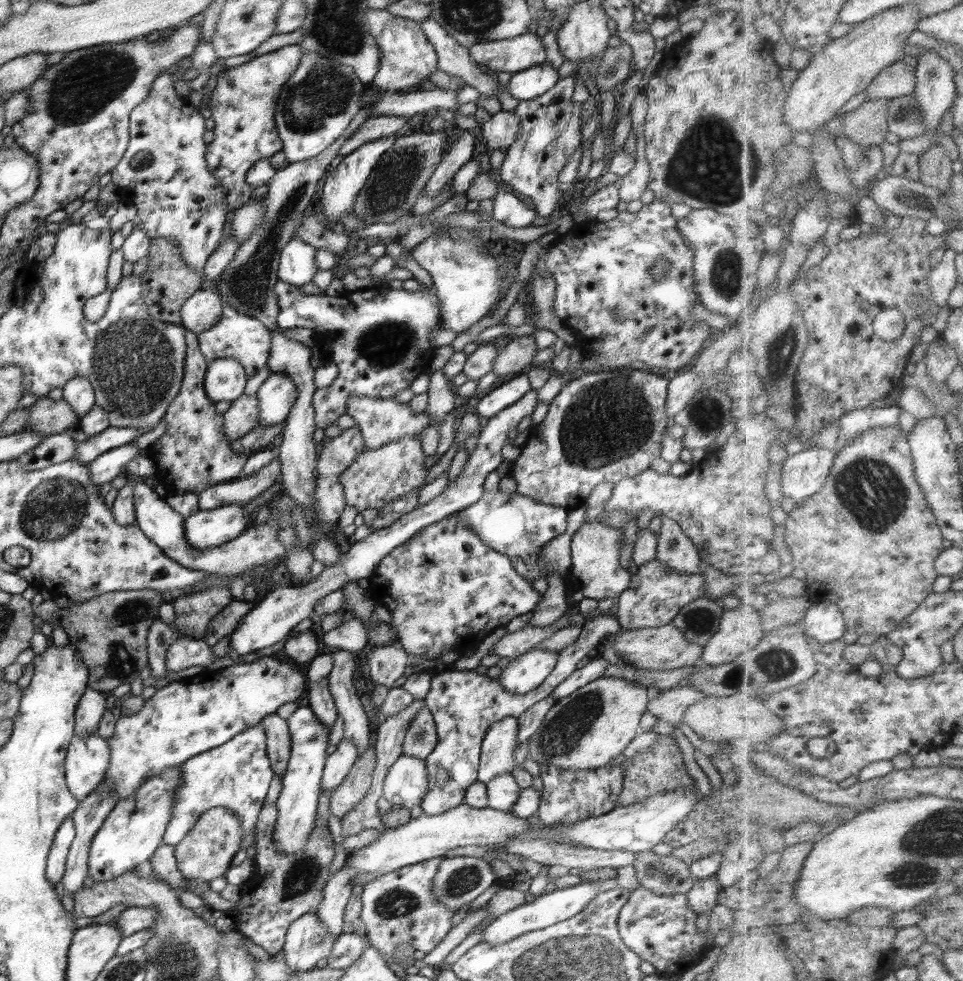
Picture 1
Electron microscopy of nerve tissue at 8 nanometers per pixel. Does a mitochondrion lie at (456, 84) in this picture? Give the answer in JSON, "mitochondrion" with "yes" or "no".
{"mitochondrion":"no"}

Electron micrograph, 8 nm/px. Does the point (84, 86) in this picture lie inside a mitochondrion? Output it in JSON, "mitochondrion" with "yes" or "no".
{"mitochondrion":"yes"}

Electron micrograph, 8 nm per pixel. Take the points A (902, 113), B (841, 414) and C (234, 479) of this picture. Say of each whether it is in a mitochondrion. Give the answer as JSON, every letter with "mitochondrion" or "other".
{"A":"other","B":"other","C":"other"}

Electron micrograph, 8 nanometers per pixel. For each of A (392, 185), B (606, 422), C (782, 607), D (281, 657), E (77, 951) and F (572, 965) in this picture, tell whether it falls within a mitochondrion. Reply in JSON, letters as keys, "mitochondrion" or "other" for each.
{"A":"mitochondrion","B":"mitochondrion","C":"other","D":"other","E":"other","F":"mitochondrion"}

